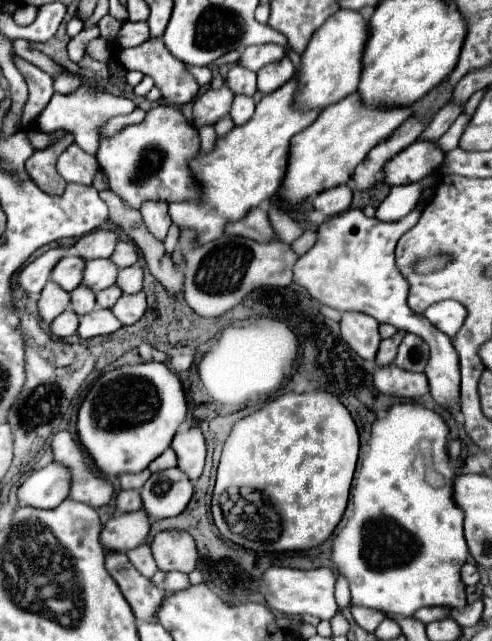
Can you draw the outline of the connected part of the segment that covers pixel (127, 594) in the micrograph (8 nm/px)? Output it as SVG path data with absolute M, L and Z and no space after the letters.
M106 552L106 570L120 586L124 598L128 600L134 616L138 620L156 620L156 612L166 596L152 580L144 578L128 560L126 554Z

